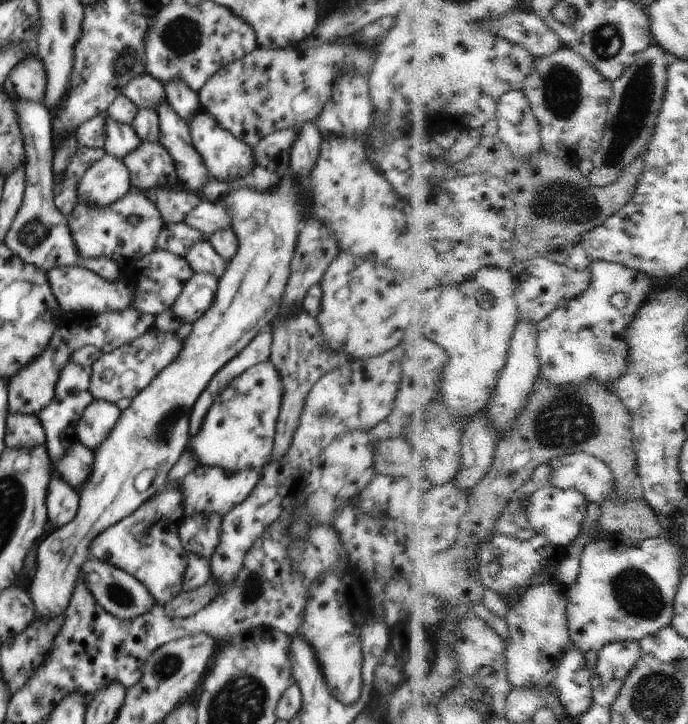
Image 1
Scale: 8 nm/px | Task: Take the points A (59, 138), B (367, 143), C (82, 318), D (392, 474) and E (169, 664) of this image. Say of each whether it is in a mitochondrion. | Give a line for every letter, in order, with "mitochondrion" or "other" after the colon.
A: other
B: other
C: other
D: other
E: mitochondrion

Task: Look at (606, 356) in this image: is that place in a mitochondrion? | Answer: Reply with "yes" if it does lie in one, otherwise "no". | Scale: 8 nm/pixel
yes

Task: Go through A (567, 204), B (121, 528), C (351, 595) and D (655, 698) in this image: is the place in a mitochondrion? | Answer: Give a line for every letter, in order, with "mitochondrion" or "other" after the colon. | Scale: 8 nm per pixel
A: mitochondrion
B: other
C: other
D: mitochondrion

